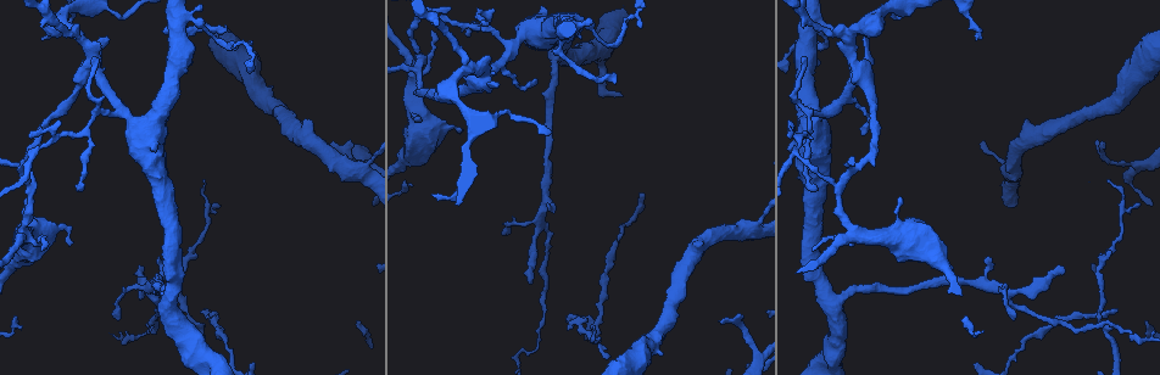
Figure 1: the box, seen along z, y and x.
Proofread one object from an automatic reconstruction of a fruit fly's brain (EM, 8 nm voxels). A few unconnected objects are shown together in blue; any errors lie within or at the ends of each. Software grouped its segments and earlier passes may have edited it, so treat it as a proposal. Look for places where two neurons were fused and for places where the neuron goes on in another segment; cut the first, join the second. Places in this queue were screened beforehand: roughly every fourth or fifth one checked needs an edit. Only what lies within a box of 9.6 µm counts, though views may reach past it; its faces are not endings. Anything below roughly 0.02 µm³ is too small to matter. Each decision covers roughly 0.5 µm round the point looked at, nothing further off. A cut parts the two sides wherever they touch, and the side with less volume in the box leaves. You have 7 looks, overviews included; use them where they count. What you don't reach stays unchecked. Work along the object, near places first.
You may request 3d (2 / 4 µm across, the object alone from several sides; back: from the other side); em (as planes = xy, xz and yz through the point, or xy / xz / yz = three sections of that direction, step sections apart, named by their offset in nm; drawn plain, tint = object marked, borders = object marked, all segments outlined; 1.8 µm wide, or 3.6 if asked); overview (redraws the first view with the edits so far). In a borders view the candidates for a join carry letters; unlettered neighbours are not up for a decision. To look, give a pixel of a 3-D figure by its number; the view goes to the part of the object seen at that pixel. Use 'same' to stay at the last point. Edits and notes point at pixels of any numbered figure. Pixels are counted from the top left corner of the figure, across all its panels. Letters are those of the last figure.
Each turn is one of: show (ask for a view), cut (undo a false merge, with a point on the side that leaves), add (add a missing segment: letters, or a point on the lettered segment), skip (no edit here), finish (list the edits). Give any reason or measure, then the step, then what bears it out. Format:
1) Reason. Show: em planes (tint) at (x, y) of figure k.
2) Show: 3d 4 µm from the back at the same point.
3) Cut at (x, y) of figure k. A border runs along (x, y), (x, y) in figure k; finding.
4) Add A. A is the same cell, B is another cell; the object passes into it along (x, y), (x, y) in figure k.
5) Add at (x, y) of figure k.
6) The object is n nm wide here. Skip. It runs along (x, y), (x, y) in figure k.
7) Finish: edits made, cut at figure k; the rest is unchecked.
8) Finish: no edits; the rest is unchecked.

An open end. Show: 3d 4 µm at (334, 144) of figure 1.

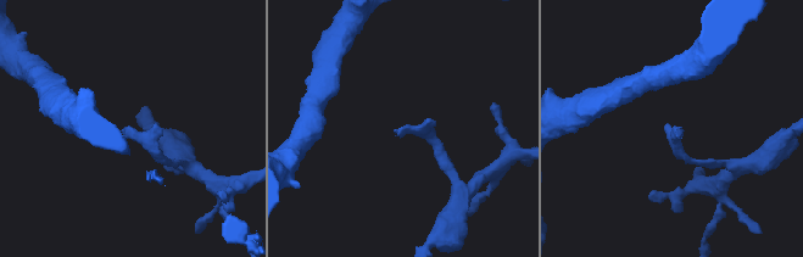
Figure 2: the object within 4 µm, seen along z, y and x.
Show: em xy step 8 (tint) at (128, 127) of figure 2.

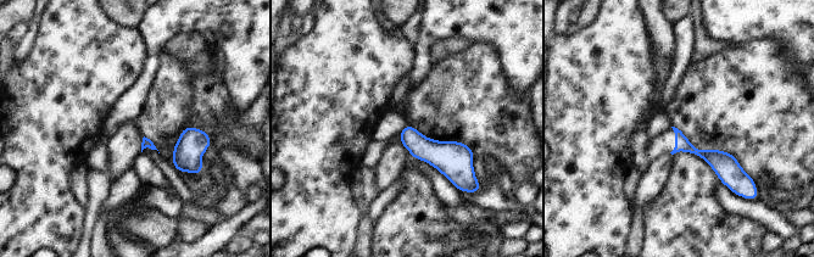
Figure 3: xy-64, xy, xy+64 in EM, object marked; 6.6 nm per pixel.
Cut it another way. Show: em planes (borders) at the same point.

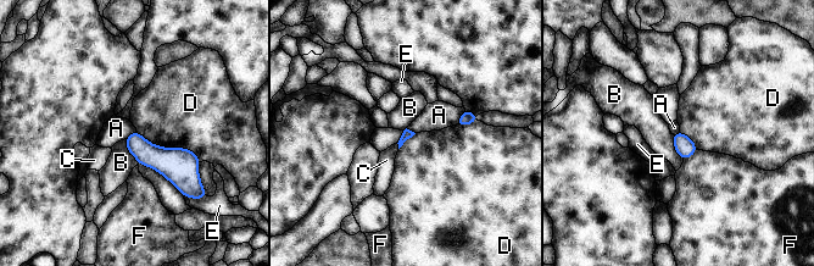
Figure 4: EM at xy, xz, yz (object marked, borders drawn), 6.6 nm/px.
The longest contact is with D, 460 nm. Add C. C is the same cell, A, B, D, E and F are other cells; it goes on there.

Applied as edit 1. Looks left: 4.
Show: overview.

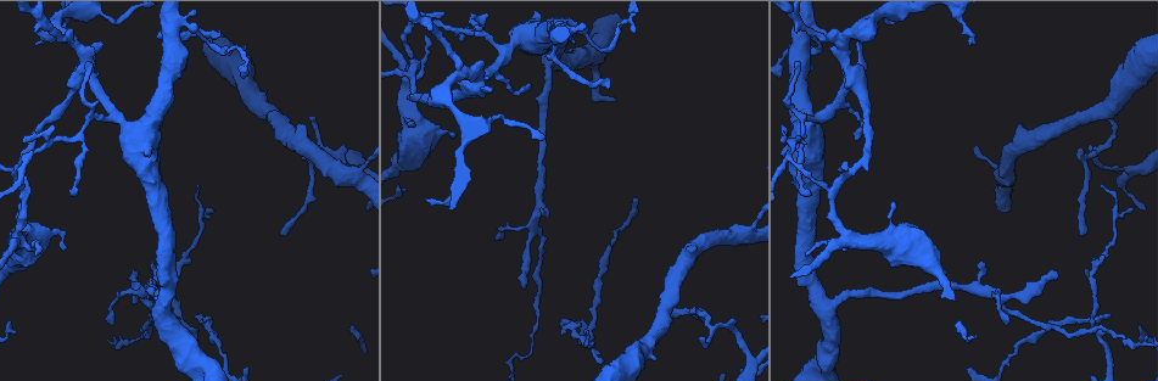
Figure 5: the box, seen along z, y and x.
Tapers out. Show: 3d 4 µm at (1133, 209) of figure 5.

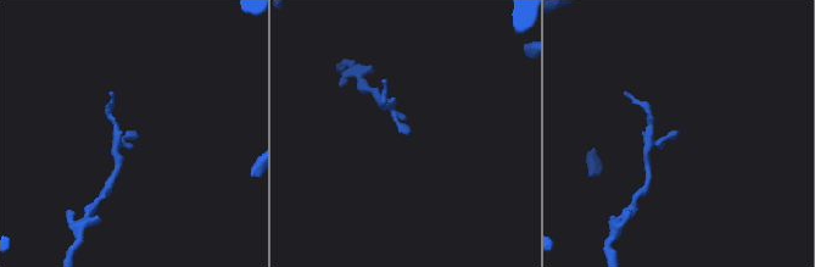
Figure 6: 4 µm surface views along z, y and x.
Show: em xy step 4 (tint) at (677, 131) of figure 6.

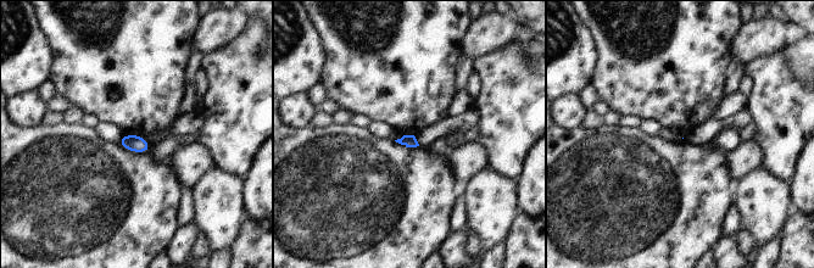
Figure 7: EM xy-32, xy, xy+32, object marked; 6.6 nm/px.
Show: em planes (borders) at the same point.

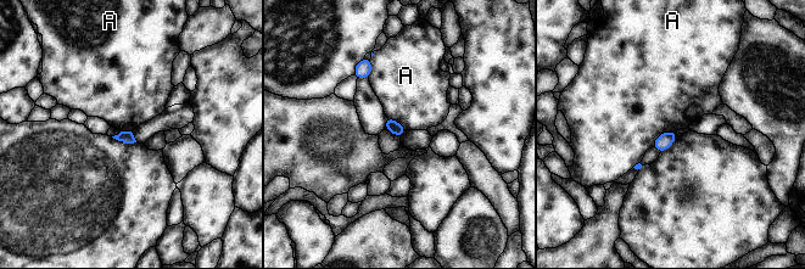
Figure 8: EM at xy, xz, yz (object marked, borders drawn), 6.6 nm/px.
The longest contact is with A, 200 nm. Skip. A is another cell; none of them fits.

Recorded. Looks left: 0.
Finish: edits made, add at figure 4; the rest is unchecked.

